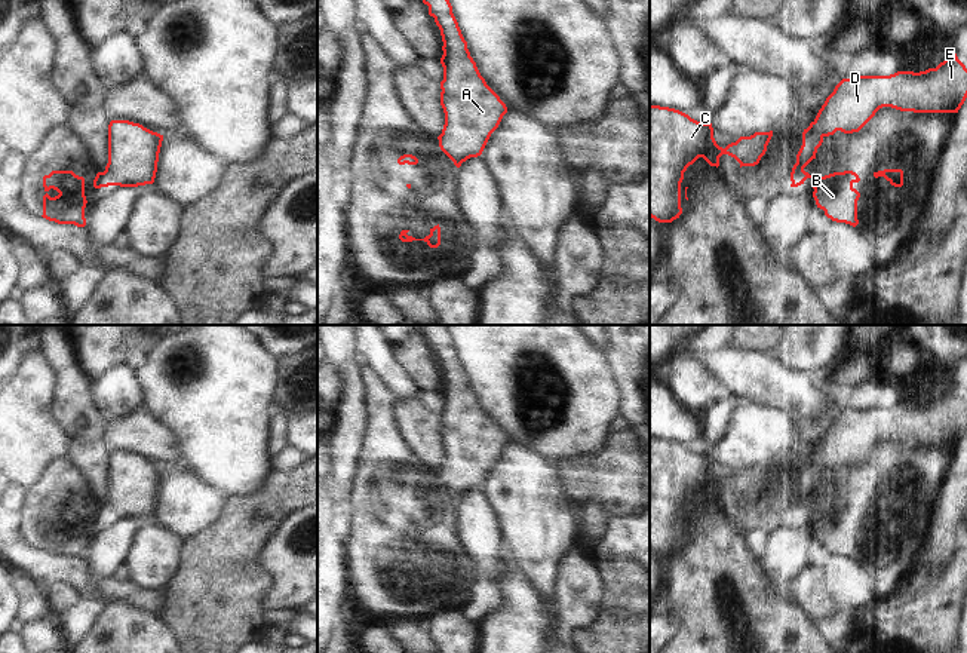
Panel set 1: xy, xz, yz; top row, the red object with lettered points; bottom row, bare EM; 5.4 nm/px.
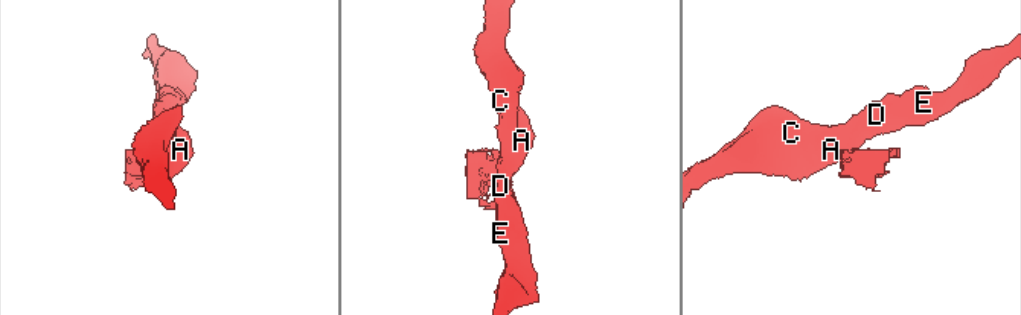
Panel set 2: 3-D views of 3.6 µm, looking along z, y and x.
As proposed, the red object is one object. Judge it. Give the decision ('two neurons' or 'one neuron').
two neurons

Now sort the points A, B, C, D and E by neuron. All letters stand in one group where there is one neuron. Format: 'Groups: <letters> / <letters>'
Groups: A C D E / B

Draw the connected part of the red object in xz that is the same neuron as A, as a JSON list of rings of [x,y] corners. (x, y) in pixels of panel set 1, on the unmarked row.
[[[418,325],[442,368],[440,438],[445,457],[438,469],[440,482],[457,500],[482,487],[491,466],[507,445],[506,436],[486,417],[470,389],[446,325]]]

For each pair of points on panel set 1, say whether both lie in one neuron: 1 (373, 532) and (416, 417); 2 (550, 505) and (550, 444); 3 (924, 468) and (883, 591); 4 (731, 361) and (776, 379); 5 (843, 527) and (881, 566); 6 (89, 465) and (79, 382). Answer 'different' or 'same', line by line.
1: different
2: different
3: same
4: same
5: same
6: same

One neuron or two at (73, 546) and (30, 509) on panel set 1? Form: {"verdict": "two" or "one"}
{"verdict": "one"}

